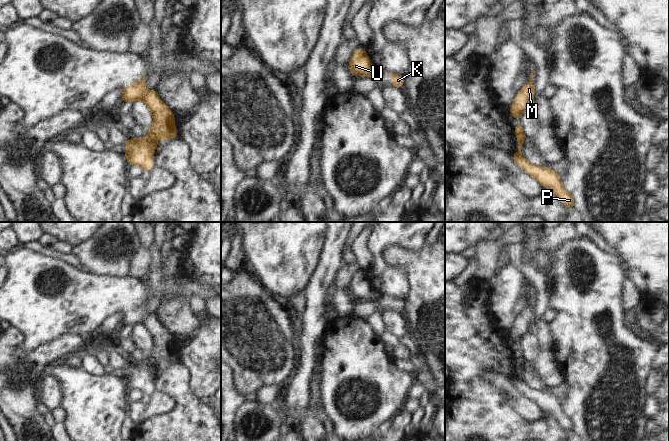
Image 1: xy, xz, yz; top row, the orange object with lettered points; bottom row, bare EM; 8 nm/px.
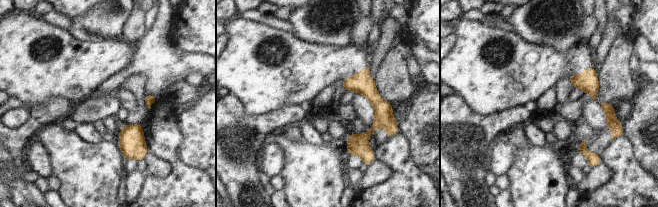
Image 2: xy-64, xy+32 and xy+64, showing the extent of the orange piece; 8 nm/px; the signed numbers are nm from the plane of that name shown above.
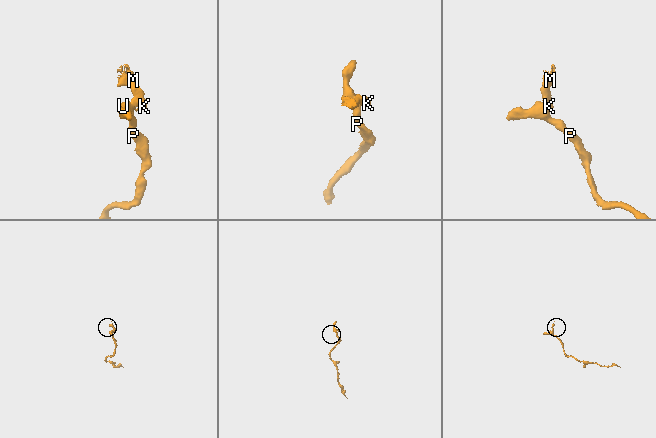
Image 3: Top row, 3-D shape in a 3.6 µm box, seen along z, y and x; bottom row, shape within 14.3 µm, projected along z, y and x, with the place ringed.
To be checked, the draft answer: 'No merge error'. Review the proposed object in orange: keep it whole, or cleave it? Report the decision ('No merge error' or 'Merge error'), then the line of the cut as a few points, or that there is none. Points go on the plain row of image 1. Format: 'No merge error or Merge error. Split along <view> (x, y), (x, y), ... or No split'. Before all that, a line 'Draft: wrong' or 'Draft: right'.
Draft: wrong
Merge error. Split along xy (148, 359), (154, 369).

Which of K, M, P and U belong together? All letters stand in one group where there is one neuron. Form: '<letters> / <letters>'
K M / P U

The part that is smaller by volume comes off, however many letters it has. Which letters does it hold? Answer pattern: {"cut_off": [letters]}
{"cut_off": ["K", "M"]}

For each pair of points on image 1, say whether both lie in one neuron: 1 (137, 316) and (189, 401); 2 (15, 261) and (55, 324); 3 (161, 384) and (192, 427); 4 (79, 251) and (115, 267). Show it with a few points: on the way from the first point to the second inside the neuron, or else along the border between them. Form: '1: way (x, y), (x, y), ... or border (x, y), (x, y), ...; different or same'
1: border (178, 360), (165, 366); different
2: way (31, 277), (33, 290), (42, 299), (42, 308); same
3: way (173, 391), (186, 404), (189, 415); same
4: way (88, 253), (106, 258); same

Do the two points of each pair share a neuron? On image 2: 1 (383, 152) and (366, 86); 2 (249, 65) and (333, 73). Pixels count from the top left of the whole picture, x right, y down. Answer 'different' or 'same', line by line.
1: different
2: same

